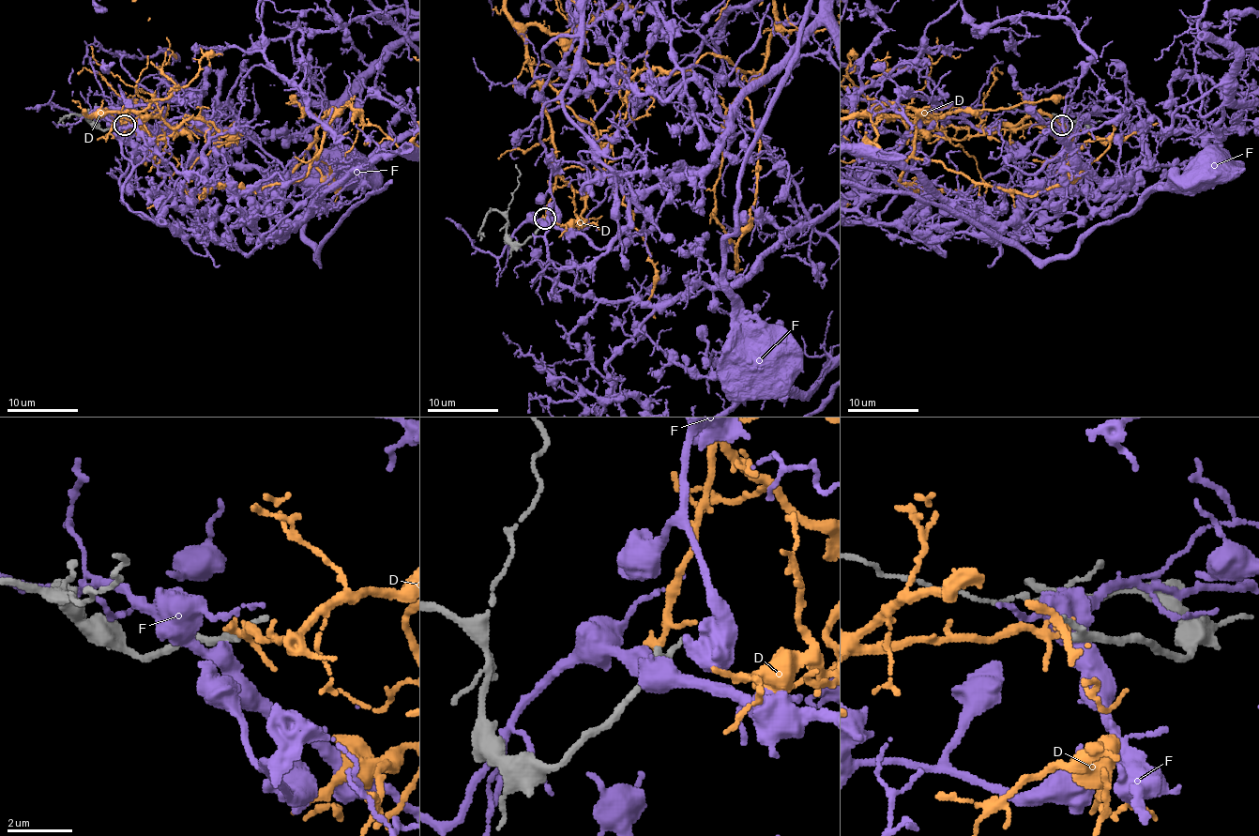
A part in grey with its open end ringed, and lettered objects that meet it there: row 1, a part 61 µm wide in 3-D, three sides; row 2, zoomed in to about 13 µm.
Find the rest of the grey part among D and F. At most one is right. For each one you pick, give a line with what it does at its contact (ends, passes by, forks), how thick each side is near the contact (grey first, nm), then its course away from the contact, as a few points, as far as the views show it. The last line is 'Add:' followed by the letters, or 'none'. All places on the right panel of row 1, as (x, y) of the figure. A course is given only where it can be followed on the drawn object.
D: It passes by. Thickness 220 nm (grey) against 240 nm
Add: D

